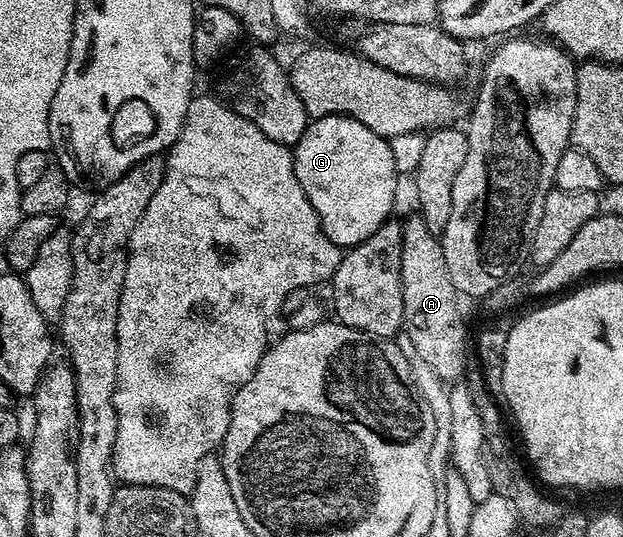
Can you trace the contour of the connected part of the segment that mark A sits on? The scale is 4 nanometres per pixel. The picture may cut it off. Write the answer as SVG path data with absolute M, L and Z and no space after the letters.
M419 216L404 219L401 222L403 248L401 249L401 291L403 292L404 333L415 344L415 352L425 362L425 370L435 377L453 384L465 370L465 318L461 315L459 295L451 284L451 276L447 276L447 260L443 260L443 248L438 235L427 228L424 220Z

